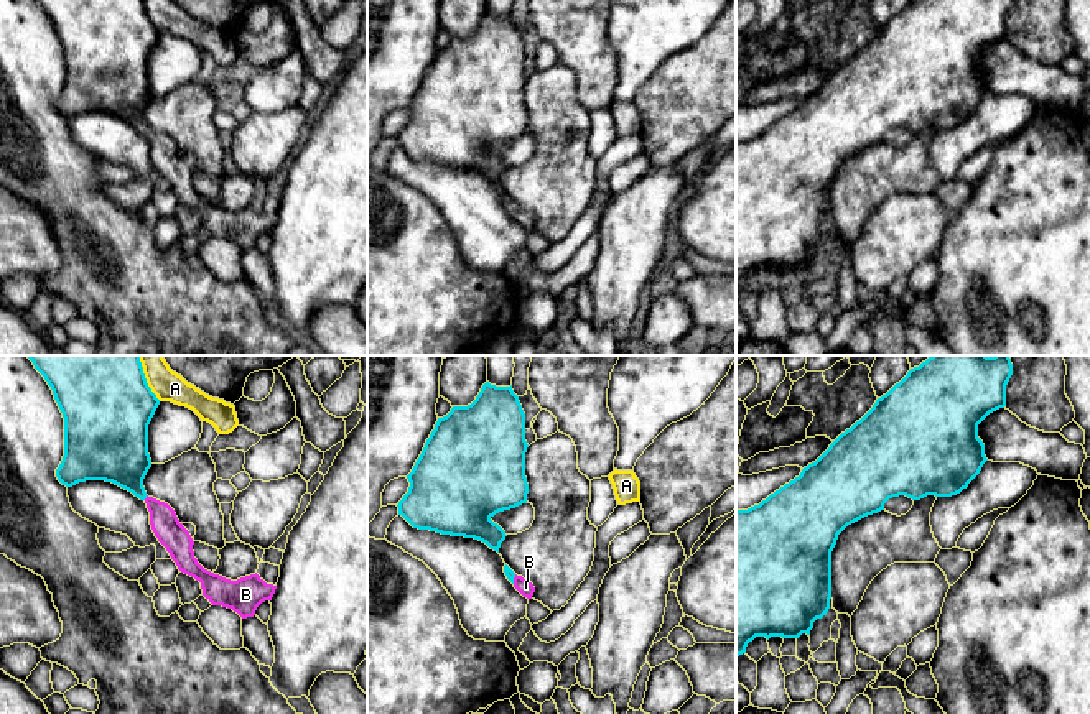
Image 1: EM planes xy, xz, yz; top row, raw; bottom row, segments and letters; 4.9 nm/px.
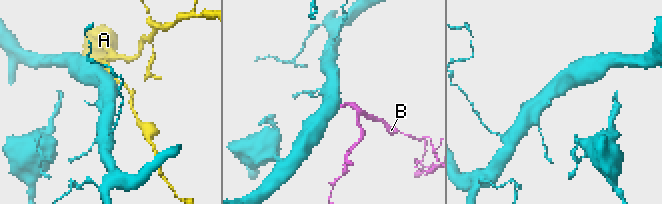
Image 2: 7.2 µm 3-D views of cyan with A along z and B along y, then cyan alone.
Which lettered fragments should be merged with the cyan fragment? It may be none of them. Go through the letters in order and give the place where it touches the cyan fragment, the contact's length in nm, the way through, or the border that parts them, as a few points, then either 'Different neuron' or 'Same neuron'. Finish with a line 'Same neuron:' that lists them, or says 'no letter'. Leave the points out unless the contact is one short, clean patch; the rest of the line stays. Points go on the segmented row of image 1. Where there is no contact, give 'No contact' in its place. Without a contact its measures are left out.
A: Touches cyan at xy (145, 379). Shared border 240 nm. Different neuron
B: Touches cyan at xy (145, 497). Shared border 30 nm. Path across: xy (119, 454), (135, 487), (145, 497), (160, 512), (168, 530). Same neuron
Same neuron: B

